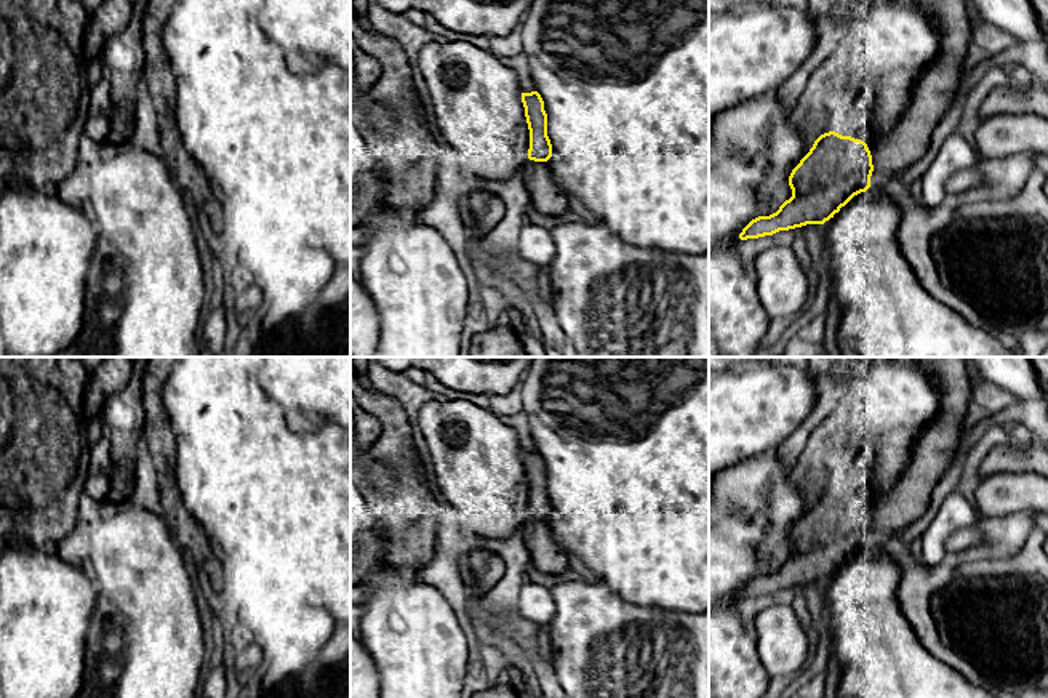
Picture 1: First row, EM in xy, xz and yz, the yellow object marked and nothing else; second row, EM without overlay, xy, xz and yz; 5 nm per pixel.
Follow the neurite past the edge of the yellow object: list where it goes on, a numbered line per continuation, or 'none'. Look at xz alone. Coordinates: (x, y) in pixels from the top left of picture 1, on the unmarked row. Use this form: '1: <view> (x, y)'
1: xz (548, 556)

